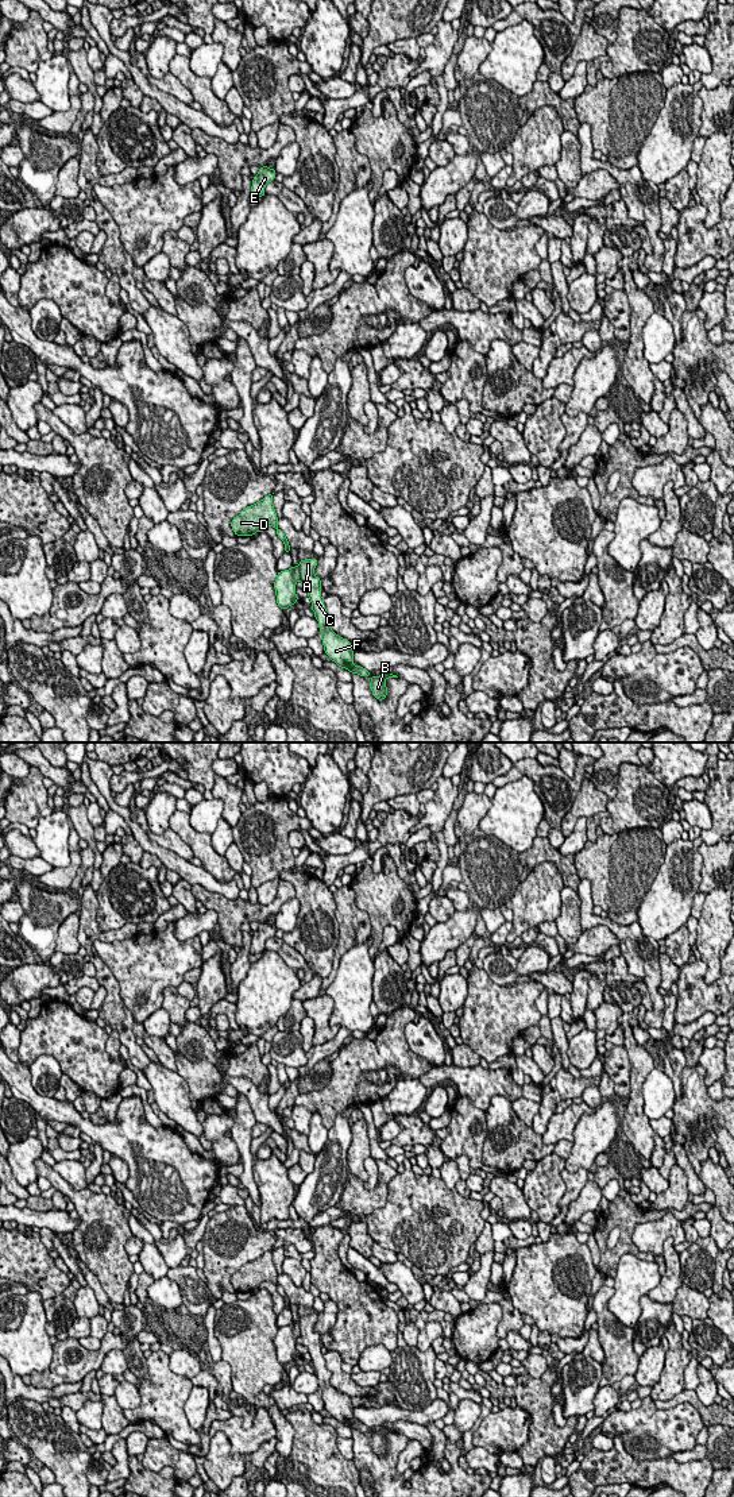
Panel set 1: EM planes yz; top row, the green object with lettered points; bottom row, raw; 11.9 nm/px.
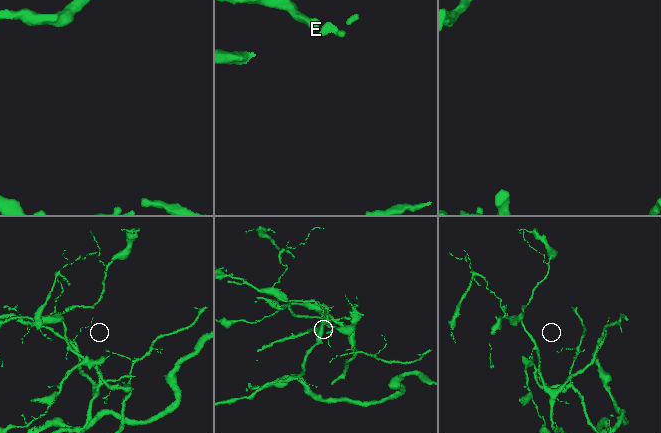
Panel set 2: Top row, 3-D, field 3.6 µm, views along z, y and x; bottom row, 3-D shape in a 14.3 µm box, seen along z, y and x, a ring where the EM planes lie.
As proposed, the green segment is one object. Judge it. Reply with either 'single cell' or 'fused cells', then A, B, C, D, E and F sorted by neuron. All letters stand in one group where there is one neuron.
fused cells | A B C E F / D

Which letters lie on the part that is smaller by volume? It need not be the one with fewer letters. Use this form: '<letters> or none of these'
D

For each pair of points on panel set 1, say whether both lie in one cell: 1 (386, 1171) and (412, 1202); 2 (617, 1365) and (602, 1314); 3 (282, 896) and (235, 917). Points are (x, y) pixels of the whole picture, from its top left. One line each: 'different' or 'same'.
1: different
2: same
3: same

